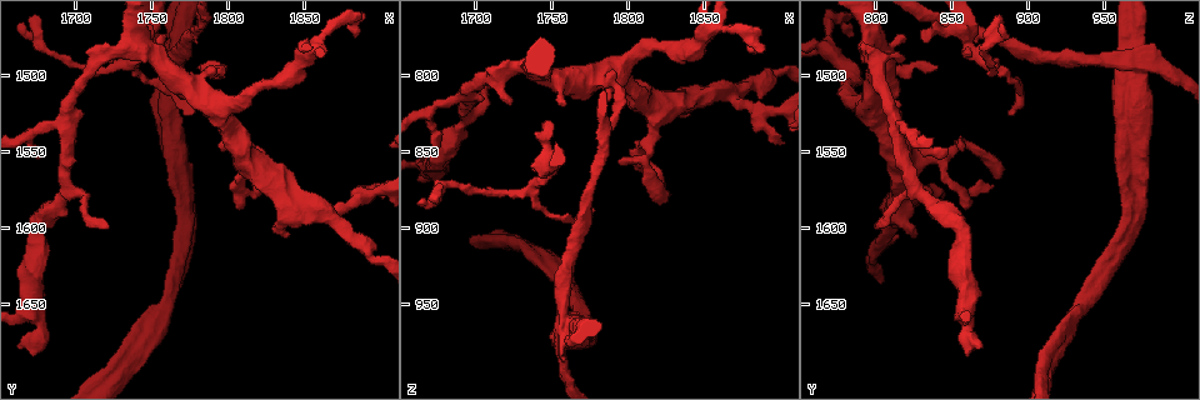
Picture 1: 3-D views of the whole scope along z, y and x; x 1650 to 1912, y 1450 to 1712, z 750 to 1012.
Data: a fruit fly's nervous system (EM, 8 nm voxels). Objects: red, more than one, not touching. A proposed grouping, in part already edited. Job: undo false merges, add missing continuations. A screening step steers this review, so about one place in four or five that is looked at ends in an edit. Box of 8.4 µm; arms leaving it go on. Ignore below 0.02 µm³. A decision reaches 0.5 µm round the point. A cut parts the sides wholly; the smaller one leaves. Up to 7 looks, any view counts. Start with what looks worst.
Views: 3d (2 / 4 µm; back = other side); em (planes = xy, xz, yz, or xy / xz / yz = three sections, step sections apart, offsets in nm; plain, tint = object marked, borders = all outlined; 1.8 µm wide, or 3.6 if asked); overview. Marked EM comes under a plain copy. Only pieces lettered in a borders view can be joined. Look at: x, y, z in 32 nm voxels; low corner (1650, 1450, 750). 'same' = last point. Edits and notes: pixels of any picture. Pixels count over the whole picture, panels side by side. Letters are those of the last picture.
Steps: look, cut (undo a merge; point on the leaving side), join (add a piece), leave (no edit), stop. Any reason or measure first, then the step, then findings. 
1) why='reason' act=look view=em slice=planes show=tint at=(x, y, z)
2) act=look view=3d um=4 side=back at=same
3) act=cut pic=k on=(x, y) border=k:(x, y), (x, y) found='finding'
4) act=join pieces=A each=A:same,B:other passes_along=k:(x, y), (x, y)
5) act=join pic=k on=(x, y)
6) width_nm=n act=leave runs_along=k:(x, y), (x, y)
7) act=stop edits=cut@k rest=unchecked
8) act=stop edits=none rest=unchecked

act=look view=3d um=4 at=(1760, 1492, 962)

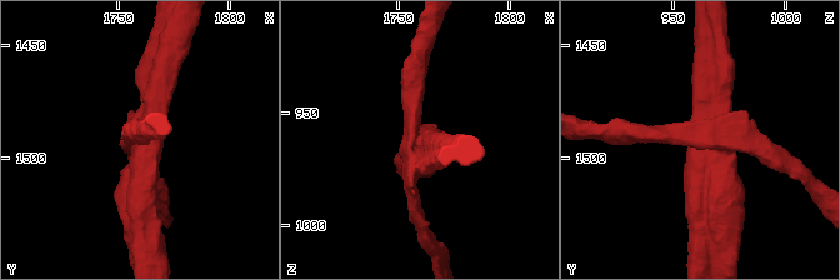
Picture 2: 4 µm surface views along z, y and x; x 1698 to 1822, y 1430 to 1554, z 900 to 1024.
act=look view=em slice=planes show=tint at=(1761, 1493, 962)

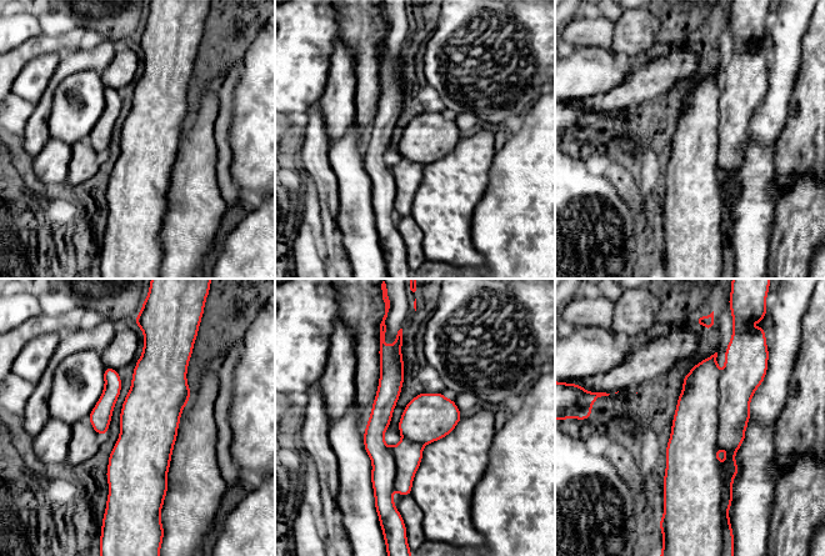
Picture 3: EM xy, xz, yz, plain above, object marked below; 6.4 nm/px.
act=look view=em slice=planes show=borders at=same

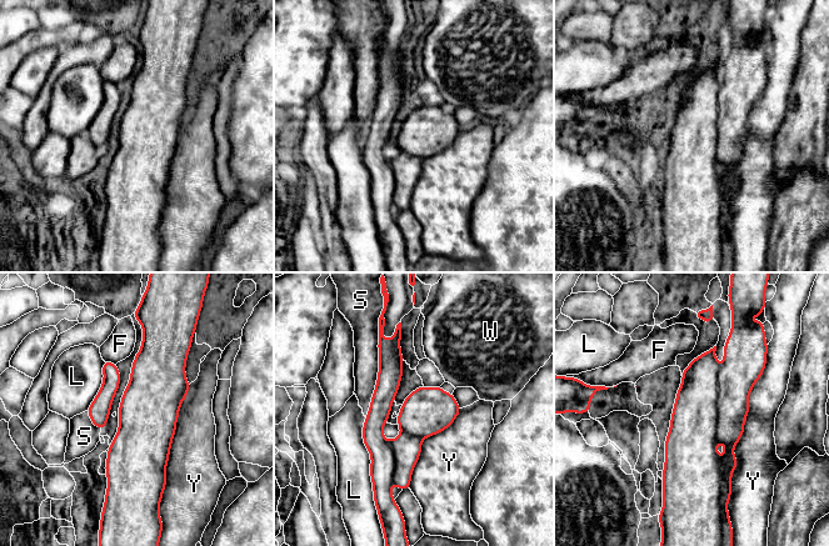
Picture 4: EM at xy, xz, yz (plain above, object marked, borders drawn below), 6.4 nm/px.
act=cut pic=4 on=(383, 462) each=F:other,L:other,S:other,W:other,Y:other border=4:(389, 441), (394, 457), (393, 482) found='two neurons meet here'

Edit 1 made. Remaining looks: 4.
why='tapers out' act=look view=em slice=xz step=16 show=borders at=(1778, 1524, 886)

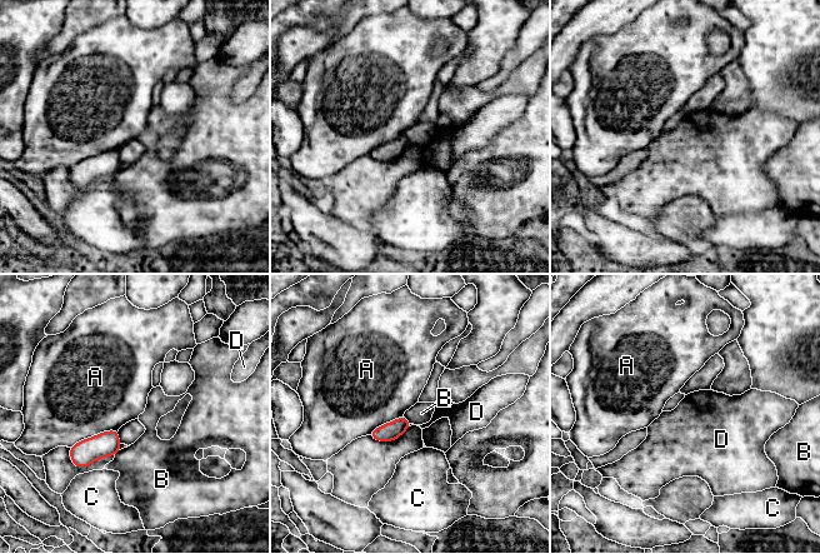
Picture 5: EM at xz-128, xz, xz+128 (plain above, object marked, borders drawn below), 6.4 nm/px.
longest_contact=A:340nm act=leave each=A:other,B:other,C:other,D:other border=5:(403, 415), (411, 423) found='none of them fits'

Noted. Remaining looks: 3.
why='branch point' act=look view=3d um=2 at=(1792, 1524, 796)

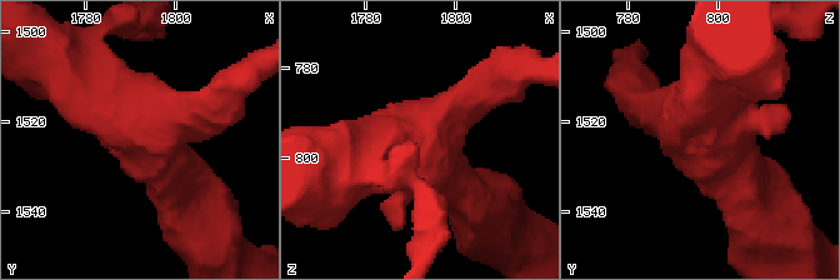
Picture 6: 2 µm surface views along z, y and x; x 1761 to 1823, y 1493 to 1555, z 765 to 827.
act=look view=em slice=xz step=4 show=borders at=(1792, 1525, 796)

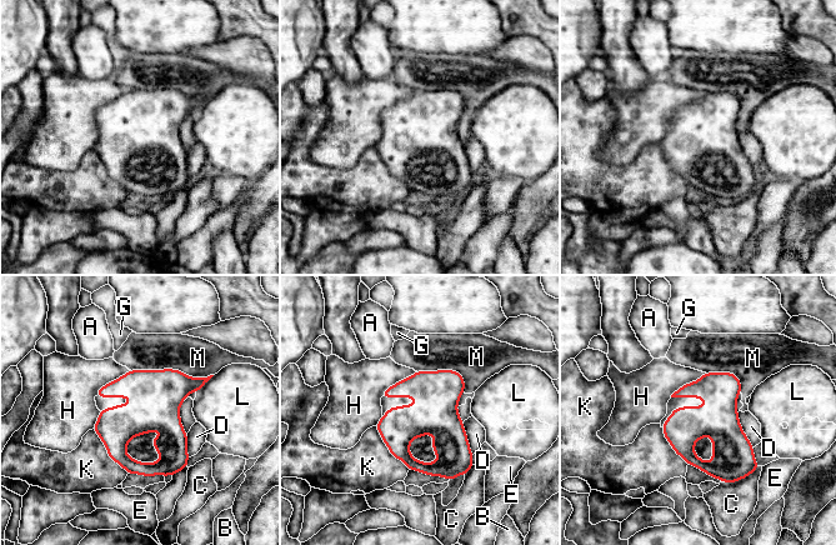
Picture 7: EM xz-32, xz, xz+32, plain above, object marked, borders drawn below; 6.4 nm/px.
longest_contact=M:550nm act=leave each=A:other,B:other,C:other,D:other,E:other,G:other,H:other,K:other,L:other,M:other border=7:(416, 371), (386, 388), (380, 396) found='continuous, no second neuron'

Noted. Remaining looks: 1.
act=stop edits=cut@4 rest=unchecked

